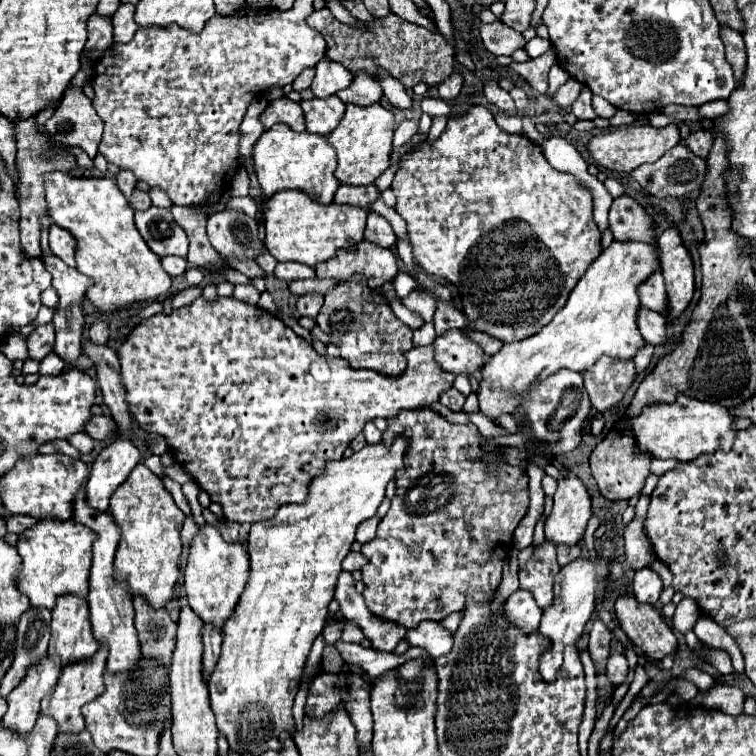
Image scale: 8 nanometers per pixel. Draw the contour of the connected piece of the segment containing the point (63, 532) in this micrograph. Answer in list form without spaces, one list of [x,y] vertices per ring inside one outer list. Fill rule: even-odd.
[[[39,520],[31,530],[19,534],[17,550],[23,558],[23,570],[19,574],[19,590],[31,600],[31,606],[43,606],[53,610],[55,600],[63,594],[85,598],[89,592],[89,568],[91,568],[91,544],[95,532],[73,520]]]

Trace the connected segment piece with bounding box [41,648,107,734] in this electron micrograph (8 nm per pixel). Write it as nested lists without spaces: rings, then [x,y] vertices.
[[[99,648],[91,658],[63,666],[59,680],[57,680],[57,686],[55,686],[55,692],[51,696],[43,698],[43,702],[41,702],[41,716],[55,718],[61,732],[79,734],[85,728],[83,716],[81,716],[81,706],[85,702],[91,702],[93,698],[97,698],[103,692],[105,660],[107,660],[107,648]]]

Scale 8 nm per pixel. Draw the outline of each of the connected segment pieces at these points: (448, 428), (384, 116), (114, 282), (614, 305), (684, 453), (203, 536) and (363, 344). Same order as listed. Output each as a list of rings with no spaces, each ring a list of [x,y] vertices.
[[[431,408],[401,410],[395,418],[389,418],[387,422],[389,422],[389,426],[383,432],[383,438],[385,440],[393,440],[397,434],[403,434],[403,436],[409,438],[409,448],[407,448],[407,454],[405,454],[405,470],[399,472],[397,478],[395,478],[397,494],[391,500],[391,508],[385,514],[385,518],[379,522],[375,540],[363,544],[363,548],[361,548],[363,556],[367,558],[367,564],[361,568],[363,582],[365,582],[363,598],[365,598],[367,608],[375,616],[379,616],[383,620],[391,620],[391,622],[403,624],[405,628],[415,628],[423,620],[443,620],[451,612],[463,610],[469,600],[473,600],[477,604],[483,604],[483,602],[489,602],[493,598],[493,594],[495,594],[495,590],[497,590],[497,586],[501,582],[501,576],[503,576],[503,566],[505,566],[505,562],[509,558],[509,552],[513,548],[513,532],[515,532],[517,524],[521,522],[521,518],[525,516],[527,506],[529,506],[529,486],[527,486],[529,478],[527,478],[527,470],[523,466],[511,466],[503,458],[499,458],[495,462],[485,462],[483,456],[487,452],[481,446],[481,434],[475,428],[475,424],[451,424],[451,422],[447,422],[443,416],[439,416]]]
[[[347,104],[339,126],[327,138],[329,144],[337,150],[335,178],[343,184],[353,184],[353,186],[373,184],[391,164],[391,150],[393,150],[391,140],[395,126],[397,124],[393,112],[383,108],[381,104],[371,104],[371,106]]]
[[[63,172],[45,174],[45,198],[49,204],[49,216],[55,224],[67,228],[77,240],[77,270],[87,274],[93,280],[93,286],[87,290],[87,298],[103,316],[113,316],[119,310],[125,310],[133,304],[155,302],[171,290],[171,276],[163,270],[161,258],[151,252],[133,222],[133,208],[127,204],[123,194],[117,188],[115,180],[109,178],[75,178]]]
[[[613,240],[611,246],[605,248],[599,254],[599,258],[593,260],[593,264],[587,268],[587,272],[581,276],[581,280],[569,294],[567,304],[553,316],[553,320],[547,326],[541,328],[541,332],[533,334],[531,338],[505,344],[481,368],[481,388],[477,392],[481,412],[491,420],[495,420],[499,414],[505,412],[513,414],[515,408],[519,406],[519,400],[513,398],[513,392],[521,394],[529,388],[531,382],[543,380],[561,368],[585,372],[593,366],[595,360],[601,358],[601,354],[609,354],[611,358],[619,358],[619,360],[635,358],[635,354],[645,346],[645,340],[637,328],[637,314],[641,310],[639,286],[655,272],[659,272],[659,256],[657,256],[655,242],[615,242]]]
[[[679,394],[673,404],[655,404],[647,406],[635,420],[633,432],[641,450],[649,452],[655,458],[677,458],[689,462],[703,452],[713,454],[715,450],[729,450],[733,446],[737,430],[733,428],[733,414],[713,402],[701,402]]]
[[[207,524],[193,540],[185,574],[185,592],[189,606],[205,624],[221,630],[227,618],[231,618],[249,580],[249,556],[245,546],[225,542],[219,530]]]
[[[353,276],[351,280],[341,282],[325,296],[317,324],[331,336],[331,342],[341,350],[341,358],[347,360],[351,368],[379,370],[387,376],[401,374],[405,370],[407,362],[403,354],[413,348],[413,330],[395,318],[387,302],[383,302],[377,292],[371,292],[367,280],[361,276]]]

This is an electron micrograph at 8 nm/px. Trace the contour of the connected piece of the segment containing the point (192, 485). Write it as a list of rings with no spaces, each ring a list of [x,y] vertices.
[[[190,480],[182,485],[182,492],[189,503],[193,518],[199,529],[205,526],[206,521],[202,516],[202,506],[198,501],[198,495],[201,491],[199,484],[195,480]]]

